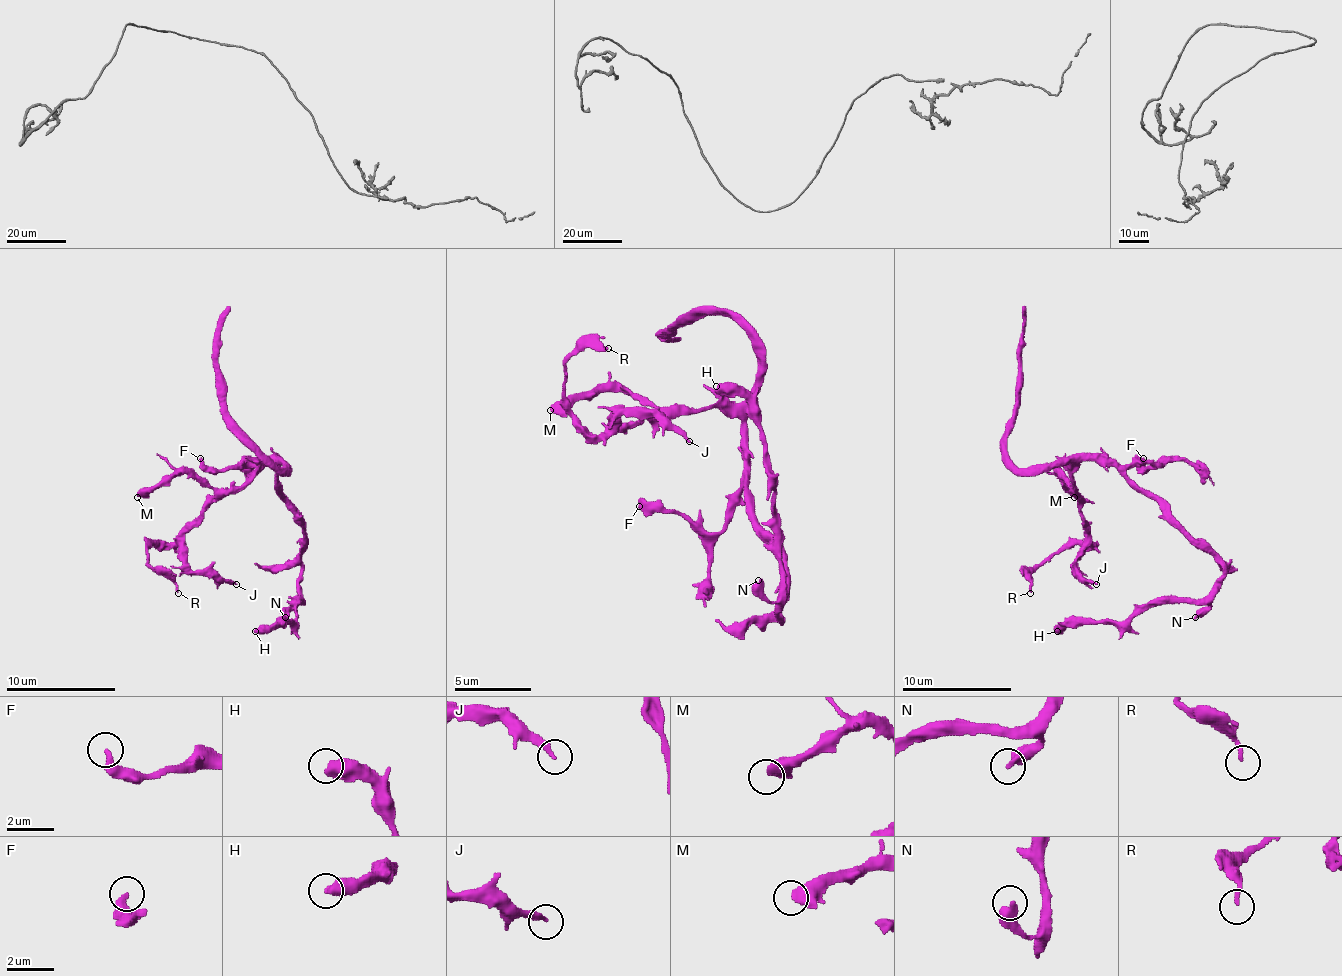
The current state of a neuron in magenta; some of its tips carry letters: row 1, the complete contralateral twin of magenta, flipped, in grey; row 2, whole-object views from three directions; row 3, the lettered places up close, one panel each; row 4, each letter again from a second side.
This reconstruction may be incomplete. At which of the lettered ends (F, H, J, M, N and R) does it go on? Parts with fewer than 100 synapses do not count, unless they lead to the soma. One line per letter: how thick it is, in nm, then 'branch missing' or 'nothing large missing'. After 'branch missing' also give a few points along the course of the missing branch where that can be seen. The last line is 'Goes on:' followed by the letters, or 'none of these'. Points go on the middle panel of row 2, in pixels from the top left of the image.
F: calibre 400 nm; nothing large missing
H: calibre 550 nm; nothing large missing
J: calibre 280 nm; nothing large missing
M: calibre 500 nm; nothing large missing
N: calibre 400 nm; nothing large missing
R: calibre 150 nm; nothing large missing
Goes on: none of these

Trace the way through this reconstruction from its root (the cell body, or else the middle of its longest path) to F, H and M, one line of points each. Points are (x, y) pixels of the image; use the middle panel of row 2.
F: (755, 502), (747, 483), (739, 491), (731, 518), (716, 533), (700, 533), (677, 514), (639, 506)
H: (755, 502), (755, 526), (785, 560), (782, 618), (782, 530), (762, 421), (716, 386)
M: (755, 502), (743, 421), (716, 406), (654, 410), (627, 390), (596, 386), (550, 410)

